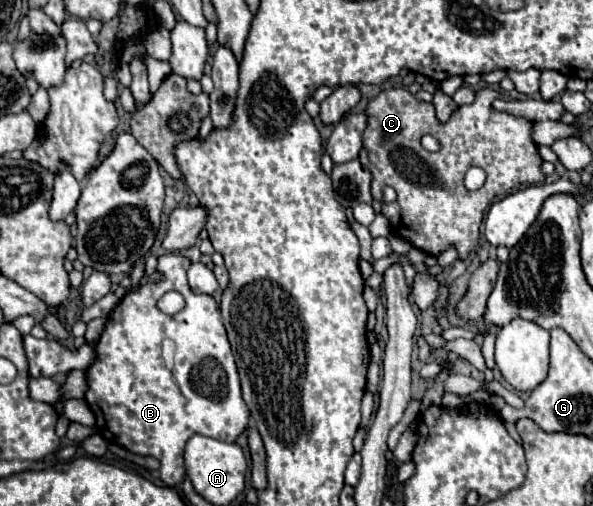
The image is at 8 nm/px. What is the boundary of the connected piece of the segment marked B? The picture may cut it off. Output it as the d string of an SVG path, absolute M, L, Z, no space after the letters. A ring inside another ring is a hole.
M165 254L159 258L159 264L157 264L157 270L161 270L165 274L165 280L159 282L159 284L141 284L141 278L143 278L143 270L145 266L143 264L135 264L129 278L131 278L131 288L129 292L123 296L123 300L117 304L117 308L111 312L109 320L107 320L107 326L99 338L99 342L95 344L95 360L93 364L85 370L85 376L87 376L87 392L85 392L85 402L89 404L89 408L93 410L97 422L95 422L95 428L97 432L107 440L107 442L113 442L113 444L119 444L123 448L127 448L129 452L133 454L141 454L141 456L153 456L161 462L161 480L167 484L167 486L179 486L183 480L185 480L185 466L183 466L183 448L185 448L185 442L193 436L193 434L205 434L209 438L217 438L217 440L223 440L223 442L235 442L237 436L247 428L249 424L249 408L247 404L243 402L241 398L241 386L239 386L239 376L237 376L237 366L235 366L235 358L233 358L233 352L231 352L231 346L229 346L229 340L227 340L227 332L223 328L223 322L221 322L221 312L219 312L219 306L217 302L213 300L211 294L193 294L193 290L189 290L189 284L187 284L187 278L185 278L185 270L189 268L191 260L183 254ZM169 290L175 290L179 292L183 298L185 298L185 308L173 316L165 316L155 304L157 300L169 292Z

